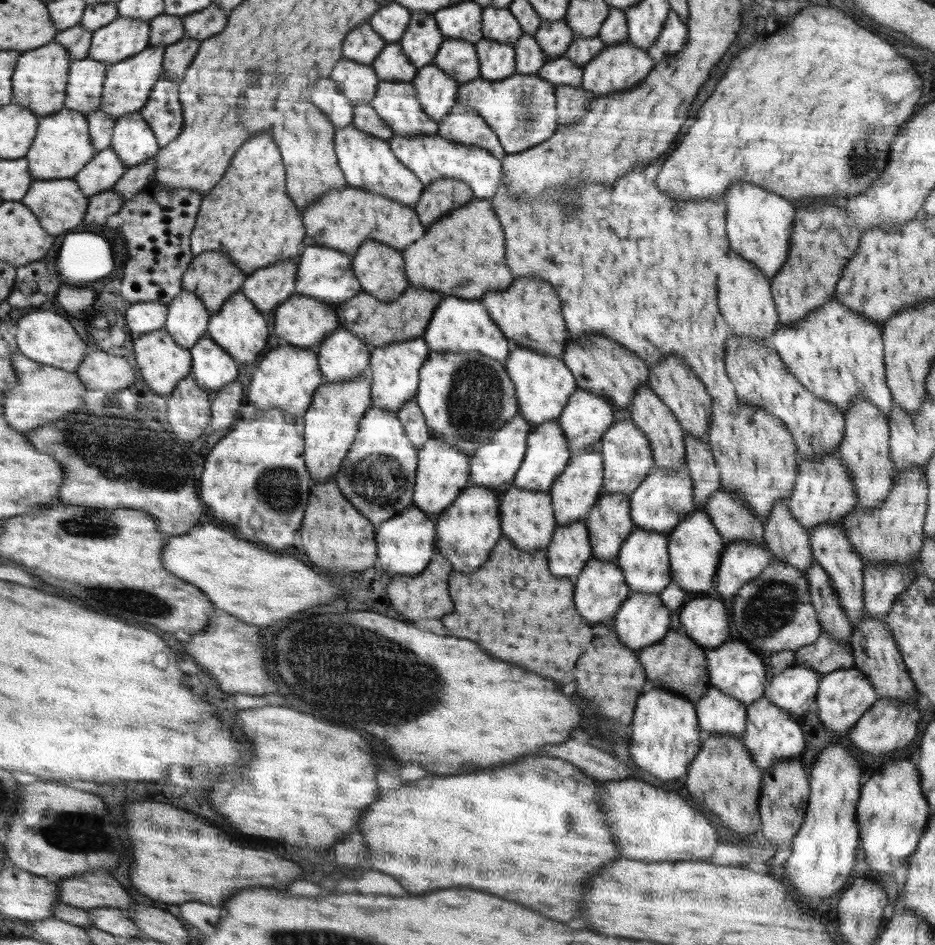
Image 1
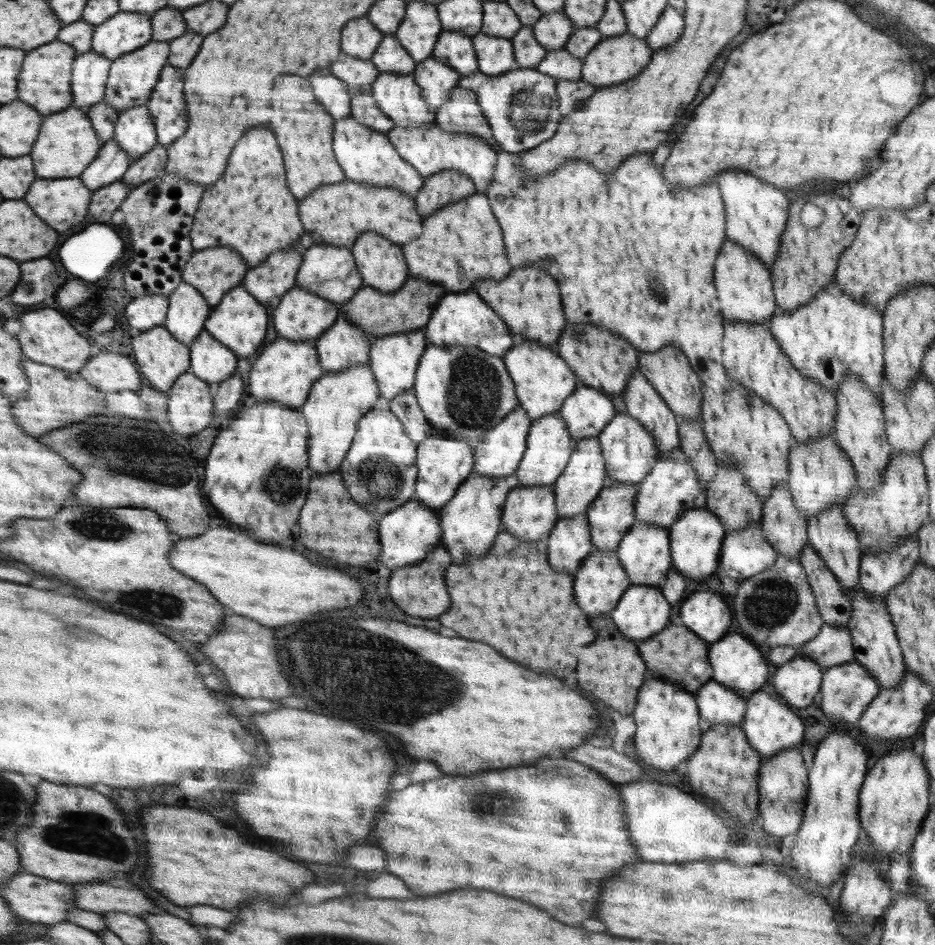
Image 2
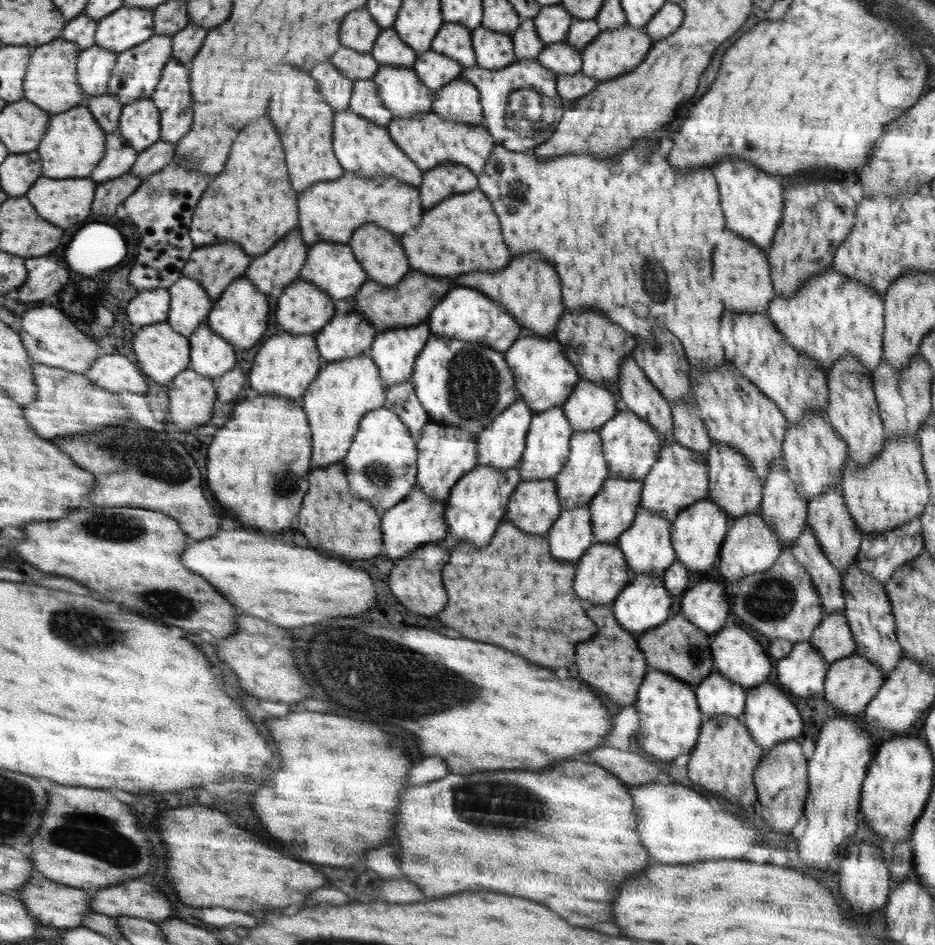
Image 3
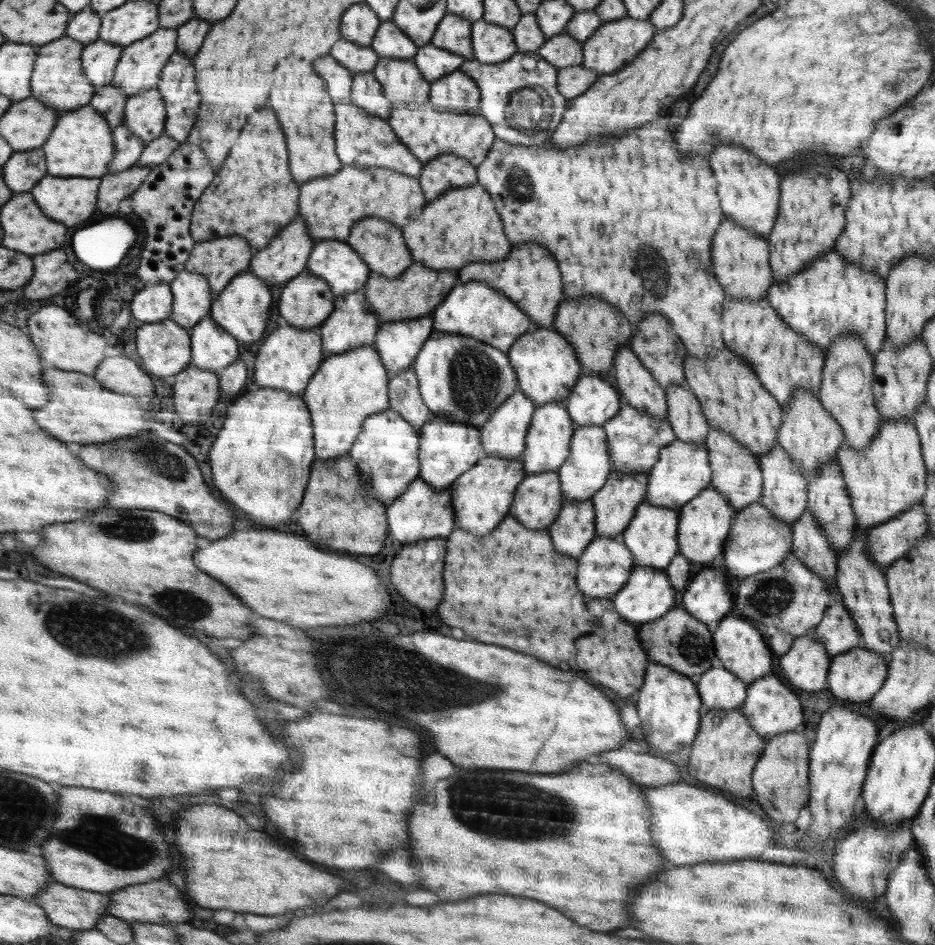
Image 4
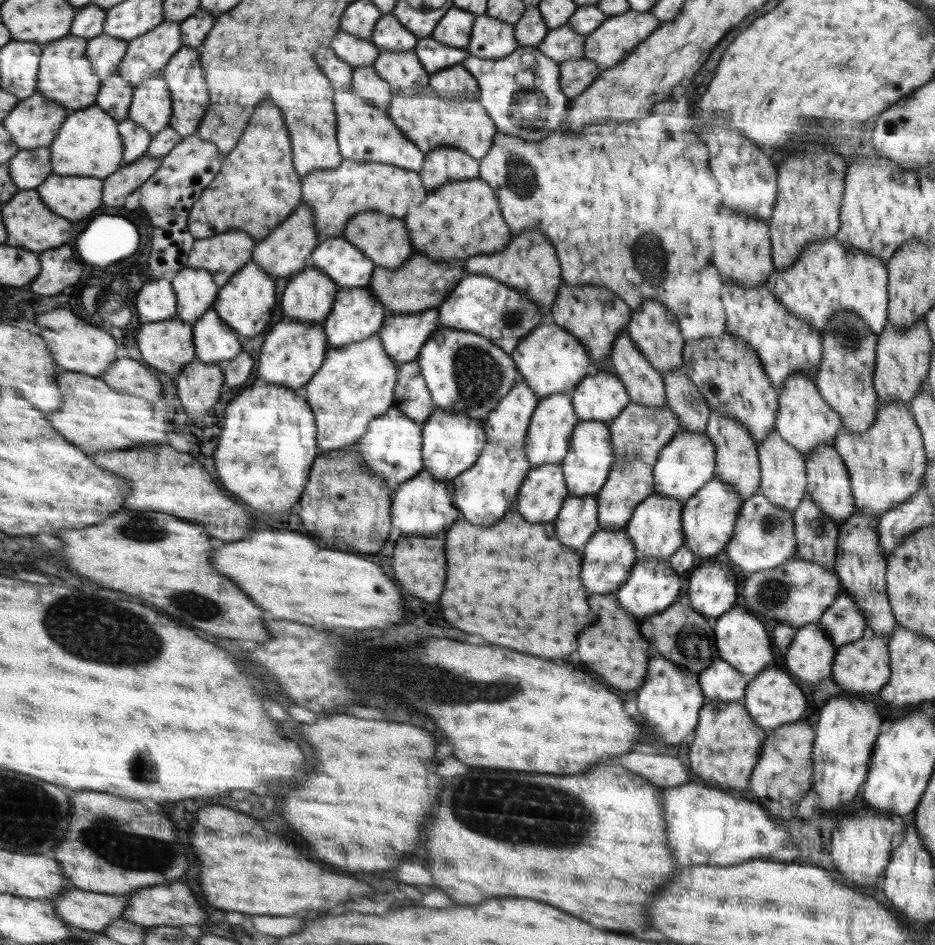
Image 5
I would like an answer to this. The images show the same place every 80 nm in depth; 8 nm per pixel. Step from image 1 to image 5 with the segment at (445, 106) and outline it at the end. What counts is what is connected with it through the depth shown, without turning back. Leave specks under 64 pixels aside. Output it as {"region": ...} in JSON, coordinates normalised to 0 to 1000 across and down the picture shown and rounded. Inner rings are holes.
{"region":[[[462,38],[447,41],[447,49],[443,52],[458,80],[464,80],[486,68],[493,68],[504,58],[499,51],[473,47]]]}

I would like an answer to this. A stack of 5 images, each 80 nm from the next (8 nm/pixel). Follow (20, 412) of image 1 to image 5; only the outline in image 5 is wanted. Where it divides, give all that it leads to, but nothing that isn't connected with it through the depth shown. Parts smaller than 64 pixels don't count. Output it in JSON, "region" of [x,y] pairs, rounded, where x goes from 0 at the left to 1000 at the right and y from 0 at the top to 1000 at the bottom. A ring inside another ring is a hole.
{"region":[[[60,393],[60,406],[67,419],[67,430],[60,436],[49,437],[52,448],[70,465],[83,471],[90,478],[133,476],[148,470],[178,470],[179,459],[186,457],[169,430],[154,420],[128,415],[120,411],[109,399],[94,398],[89,394]]]}

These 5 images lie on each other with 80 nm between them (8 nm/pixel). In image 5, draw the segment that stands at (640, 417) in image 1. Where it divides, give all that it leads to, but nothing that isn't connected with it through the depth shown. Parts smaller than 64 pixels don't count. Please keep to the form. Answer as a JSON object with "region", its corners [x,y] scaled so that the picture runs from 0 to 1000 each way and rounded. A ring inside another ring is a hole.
{"region":[[[672,350],[664,351],[650,379],[657,393],[666,403],[675,425],[694,431],[705,431],[713,425],[708,397],[680,368]]]}

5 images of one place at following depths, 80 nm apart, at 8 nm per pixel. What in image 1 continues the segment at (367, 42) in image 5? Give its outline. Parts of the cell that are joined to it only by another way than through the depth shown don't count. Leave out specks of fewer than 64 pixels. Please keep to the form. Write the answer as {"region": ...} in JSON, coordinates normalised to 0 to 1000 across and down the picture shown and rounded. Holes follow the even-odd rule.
{"region":[[[364,63],[359,68],[359,76],[353,80],[364,93],[366,102],[370,102],[379,111],[397,110],[405,85],[398,69],[383,68],[376,63]]]}

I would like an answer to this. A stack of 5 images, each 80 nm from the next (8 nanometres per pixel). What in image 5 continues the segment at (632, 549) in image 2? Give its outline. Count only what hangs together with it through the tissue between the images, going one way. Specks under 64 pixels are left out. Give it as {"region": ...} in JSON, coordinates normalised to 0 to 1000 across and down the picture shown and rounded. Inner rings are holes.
{"region":[[[697,522],[691,529],[679,535],[675,550],[670,557],[679,585],[683,590],[701,590],[714,594],[729,577],[732,564],[729,559],[730,531],[721,526]]]}

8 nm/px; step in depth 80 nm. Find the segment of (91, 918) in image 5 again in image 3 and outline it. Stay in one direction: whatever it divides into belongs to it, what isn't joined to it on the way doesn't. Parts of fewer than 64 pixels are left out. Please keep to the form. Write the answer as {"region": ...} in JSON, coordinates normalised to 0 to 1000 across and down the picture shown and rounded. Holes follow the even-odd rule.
{"region":[[[39,924],[39,926],[20,942],[20,950],[18,951],[27,957],[27,960],[33,965],[33,968],[36,968],[42,976],[45,976],[47,979],[59,980],[63,983],[87,980],[87,978],[89,978],[89,968],[101,964],[97,963],[97,959],[95,958],[96,952],[98,952],[96,946],[92,946],[92,944],[88,944],[88,941],[79,940],[76,937],[51,931],[45,924]]]}

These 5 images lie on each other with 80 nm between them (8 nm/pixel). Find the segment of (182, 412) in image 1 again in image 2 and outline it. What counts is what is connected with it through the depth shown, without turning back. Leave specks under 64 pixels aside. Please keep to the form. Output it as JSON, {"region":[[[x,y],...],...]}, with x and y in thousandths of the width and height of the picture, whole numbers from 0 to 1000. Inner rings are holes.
{"region":[[[206,394],[193,397],[180,419],[180,447],[186,457],[203,461],[203,457],[214,457],[227,444],[227,419],[222,405]]]}

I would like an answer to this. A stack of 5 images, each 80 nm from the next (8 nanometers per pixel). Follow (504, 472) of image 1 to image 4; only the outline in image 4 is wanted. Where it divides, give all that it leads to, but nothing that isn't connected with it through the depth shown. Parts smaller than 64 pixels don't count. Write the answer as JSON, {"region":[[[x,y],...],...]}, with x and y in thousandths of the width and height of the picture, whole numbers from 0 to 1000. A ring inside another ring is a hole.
{"region":[[[552,413],[513,453],[520,480],[541,487],[558,483],[572,431],[564,416]]]}

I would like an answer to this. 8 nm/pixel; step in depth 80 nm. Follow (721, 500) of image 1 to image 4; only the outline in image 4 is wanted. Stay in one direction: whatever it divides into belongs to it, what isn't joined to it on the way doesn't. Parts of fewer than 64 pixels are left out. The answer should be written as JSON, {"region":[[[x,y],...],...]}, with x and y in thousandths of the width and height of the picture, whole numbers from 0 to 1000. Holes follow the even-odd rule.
{"region":[[[764,452],[758,454],[754,469],[761,496],[759,513],[766,515],[780,529],[785,540],[789,542],[800,535],[800,532],[813,529],[816,504],[812,487],[783,460]]]}

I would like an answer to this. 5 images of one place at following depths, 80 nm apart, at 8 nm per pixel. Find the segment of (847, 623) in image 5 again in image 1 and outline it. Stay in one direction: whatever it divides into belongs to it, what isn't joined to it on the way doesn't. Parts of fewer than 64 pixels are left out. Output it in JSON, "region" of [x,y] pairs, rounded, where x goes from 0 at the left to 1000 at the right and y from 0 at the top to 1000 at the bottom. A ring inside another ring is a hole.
{"region":[[[878,668],[878,672],[868,681],[850,690],[850,701],[870,707],[877,715],[883,715],[890,710],[913,705],[911,687],[907,680]]]}

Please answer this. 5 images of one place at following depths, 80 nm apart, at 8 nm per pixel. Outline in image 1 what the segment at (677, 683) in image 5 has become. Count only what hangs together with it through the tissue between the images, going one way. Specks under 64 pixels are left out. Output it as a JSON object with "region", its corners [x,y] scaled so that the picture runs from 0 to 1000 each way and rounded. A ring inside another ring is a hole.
{"region":[[[693,726],[682,738],[677,758],[673,789],[676,804],[687,815],[707,825],[730,824],[753,781],[743,745],[724,733]]]}

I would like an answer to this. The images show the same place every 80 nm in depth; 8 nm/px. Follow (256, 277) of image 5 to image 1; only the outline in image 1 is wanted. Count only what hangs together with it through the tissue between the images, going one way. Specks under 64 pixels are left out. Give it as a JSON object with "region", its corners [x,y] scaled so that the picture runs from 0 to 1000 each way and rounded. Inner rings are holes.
{"region":[[[255,307],[244,315],[232,331],[227,333],[226,342],[222,343],[222,353],[230,364],[247,374],[258,385],[265,385],[265,383],[274,381],[276,375],[280,372],[280,368],[284,366],[287,345],[278,332],[278,326],[259,307]]]}

